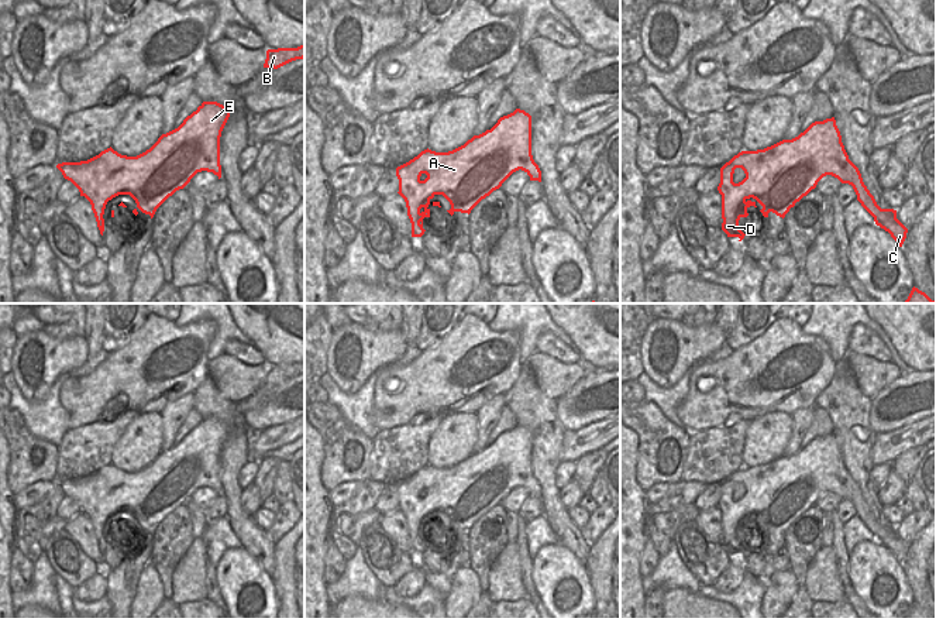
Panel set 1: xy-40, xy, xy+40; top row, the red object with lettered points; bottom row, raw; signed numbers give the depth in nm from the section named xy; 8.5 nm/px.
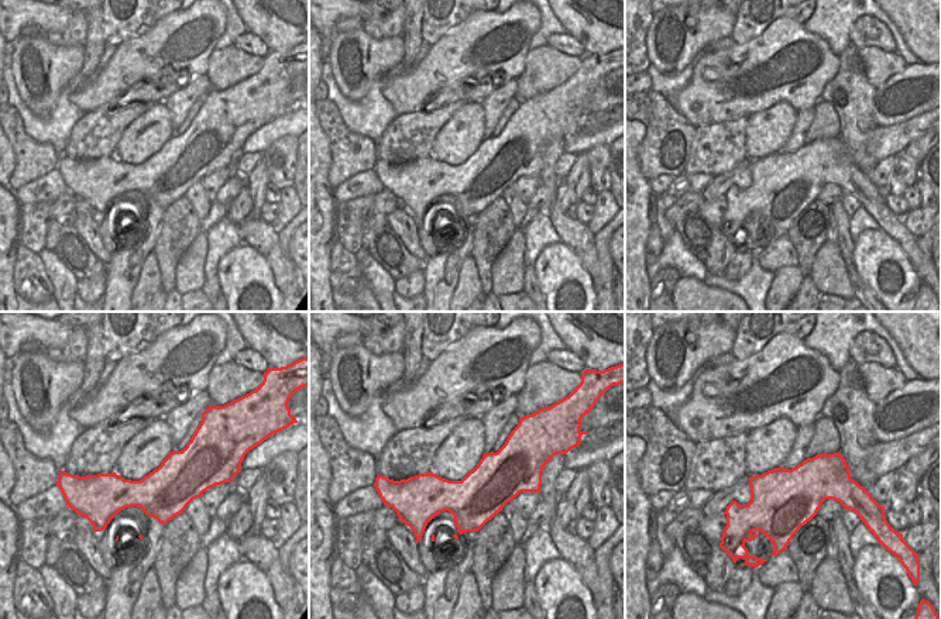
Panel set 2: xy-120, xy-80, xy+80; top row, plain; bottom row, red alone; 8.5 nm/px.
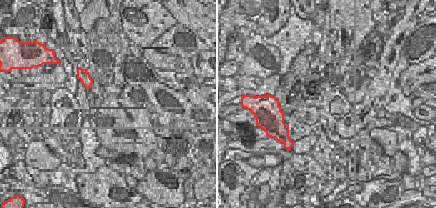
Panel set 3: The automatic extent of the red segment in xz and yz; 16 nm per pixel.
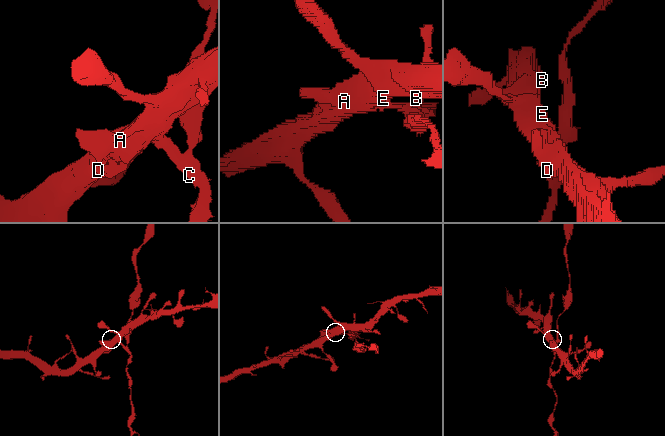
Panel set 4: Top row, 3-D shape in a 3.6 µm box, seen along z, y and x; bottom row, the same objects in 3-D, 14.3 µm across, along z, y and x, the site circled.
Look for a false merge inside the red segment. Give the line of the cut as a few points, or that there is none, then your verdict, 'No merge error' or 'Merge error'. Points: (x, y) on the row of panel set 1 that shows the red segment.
Split along xy+40 (849, 160), (840, 165), (847, 182). Merge error.

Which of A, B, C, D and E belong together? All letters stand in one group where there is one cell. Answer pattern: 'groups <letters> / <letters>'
groups A B D E / C

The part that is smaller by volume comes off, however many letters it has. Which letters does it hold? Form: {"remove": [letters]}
{"remove": ["C"]}

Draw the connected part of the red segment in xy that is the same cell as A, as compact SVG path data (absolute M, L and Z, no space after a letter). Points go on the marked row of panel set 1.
M520 109L500 117L491 130L474 135L452 151L436 152L429 148L421 151L417 157L396 168L398 193L406 202L412 237L424 234L423 219L430 217L429 205L436 195L443 195L450 202L451 209L447 212L451 216L455 212L469 214L482 199L499 189L513 172L519 169L527 172L523 166L531 164L531 161L531 116Z

